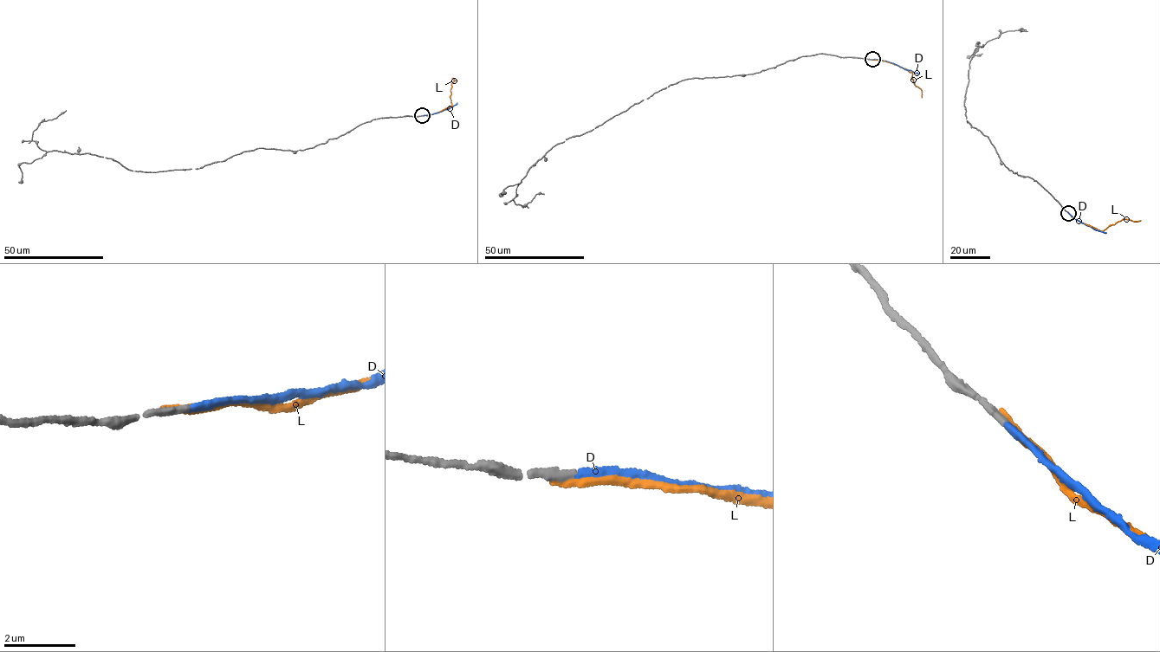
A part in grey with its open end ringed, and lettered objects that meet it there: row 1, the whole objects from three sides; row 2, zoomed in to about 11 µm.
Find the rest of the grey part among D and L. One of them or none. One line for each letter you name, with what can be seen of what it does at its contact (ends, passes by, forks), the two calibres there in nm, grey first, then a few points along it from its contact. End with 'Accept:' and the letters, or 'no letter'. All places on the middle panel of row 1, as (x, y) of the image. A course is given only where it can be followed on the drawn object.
D: it ends | 220/190 nm | via (873, 59), (892, 62), (917, 73)
Accept: D

